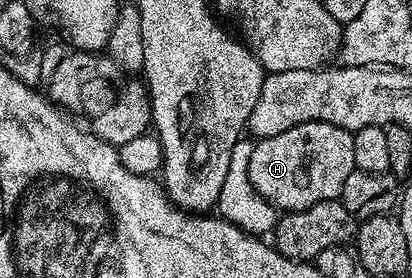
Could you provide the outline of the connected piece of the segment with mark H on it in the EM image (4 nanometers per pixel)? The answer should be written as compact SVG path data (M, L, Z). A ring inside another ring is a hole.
M321 121L293 125L293 129L285 129L285 133L277 133L277 137L258 140L252 146L249 157L249 181L253 183L253 189L265 201L283 213L309 209L309 205L339 199L345 189L345 181L348 179L349 173L353 173L355 170L352 132Z

